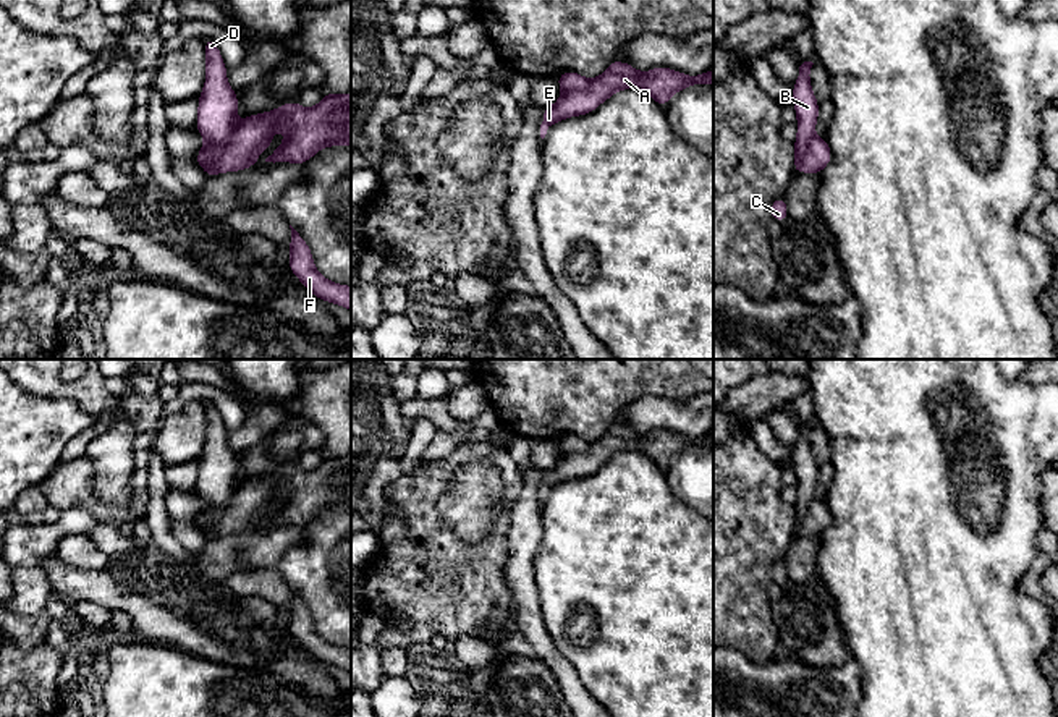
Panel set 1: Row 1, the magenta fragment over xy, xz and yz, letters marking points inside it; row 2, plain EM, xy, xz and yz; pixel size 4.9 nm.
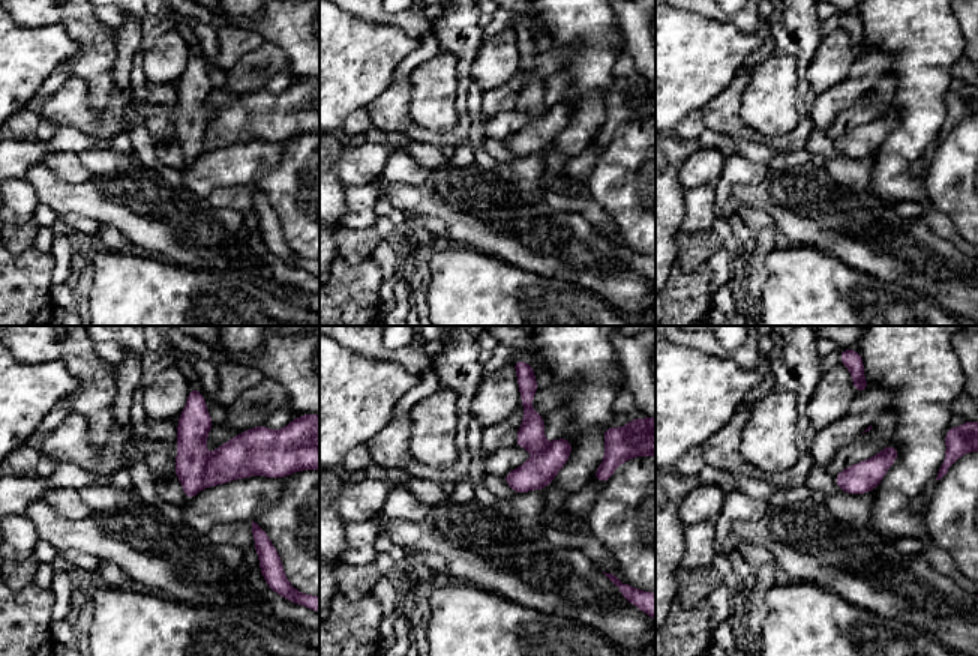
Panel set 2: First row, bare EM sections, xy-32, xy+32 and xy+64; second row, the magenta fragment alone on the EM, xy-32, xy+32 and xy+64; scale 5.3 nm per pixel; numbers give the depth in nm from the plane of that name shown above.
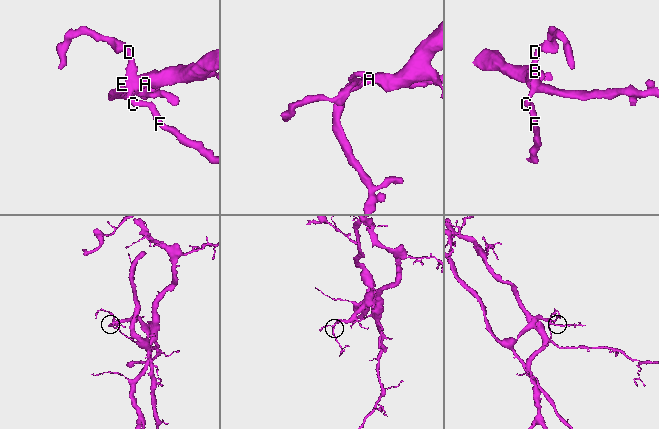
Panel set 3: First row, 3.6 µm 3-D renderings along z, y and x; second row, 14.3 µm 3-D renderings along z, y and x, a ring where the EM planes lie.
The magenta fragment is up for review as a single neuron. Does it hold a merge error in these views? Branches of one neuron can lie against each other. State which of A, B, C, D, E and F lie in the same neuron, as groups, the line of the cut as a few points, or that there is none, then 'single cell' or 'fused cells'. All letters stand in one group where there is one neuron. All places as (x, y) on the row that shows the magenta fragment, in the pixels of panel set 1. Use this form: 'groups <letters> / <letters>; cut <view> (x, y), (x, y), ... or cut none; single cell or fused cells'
groups A E / B C D F; cut xy (236, 122), (227, 143), (219, 151), (199, 152); fused cells

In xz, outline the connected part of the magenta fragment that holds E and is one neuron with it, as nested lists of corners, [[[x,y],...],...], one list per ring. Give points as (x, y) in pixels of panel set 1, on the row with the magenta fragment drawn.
[[[613,60],[600,76],[590,81],[587,89],[563,91],[552,107],[544,107],[540,138],[545,138],[553,123],[590,113],[621,89],[642,91],[658,105],[667,107],[673,94],[697,84],[713,84],[713,71],[707,70],[702,74],[689,76],[671,68],[655,66],[647,73],[641,73],[624,62]]]

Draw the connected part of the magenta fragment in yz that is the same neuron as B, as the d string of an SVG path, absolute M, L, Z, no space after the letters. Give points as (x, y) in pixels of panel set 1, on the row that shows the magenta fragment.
M804 62L799 66L799 76L794 83L793 89L793 105L798 115L798 136L794 141L794 175L801 173L801 159L806 152L809 139L814 136L815 123L819 118L819 100L815 99L812 87L810 87L810 68L812 62Z

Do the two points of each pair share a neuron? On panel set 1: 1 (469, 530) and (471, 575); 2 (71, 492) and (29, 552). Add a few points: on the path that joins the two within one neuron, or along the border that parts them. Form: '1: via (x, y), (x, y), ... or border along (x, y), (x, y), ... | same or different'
1: border along (440, 518), (469, 543), (481, 543), (497, 531) | different
2: border along (63, 509), (84, 509), (99, 521) | different

